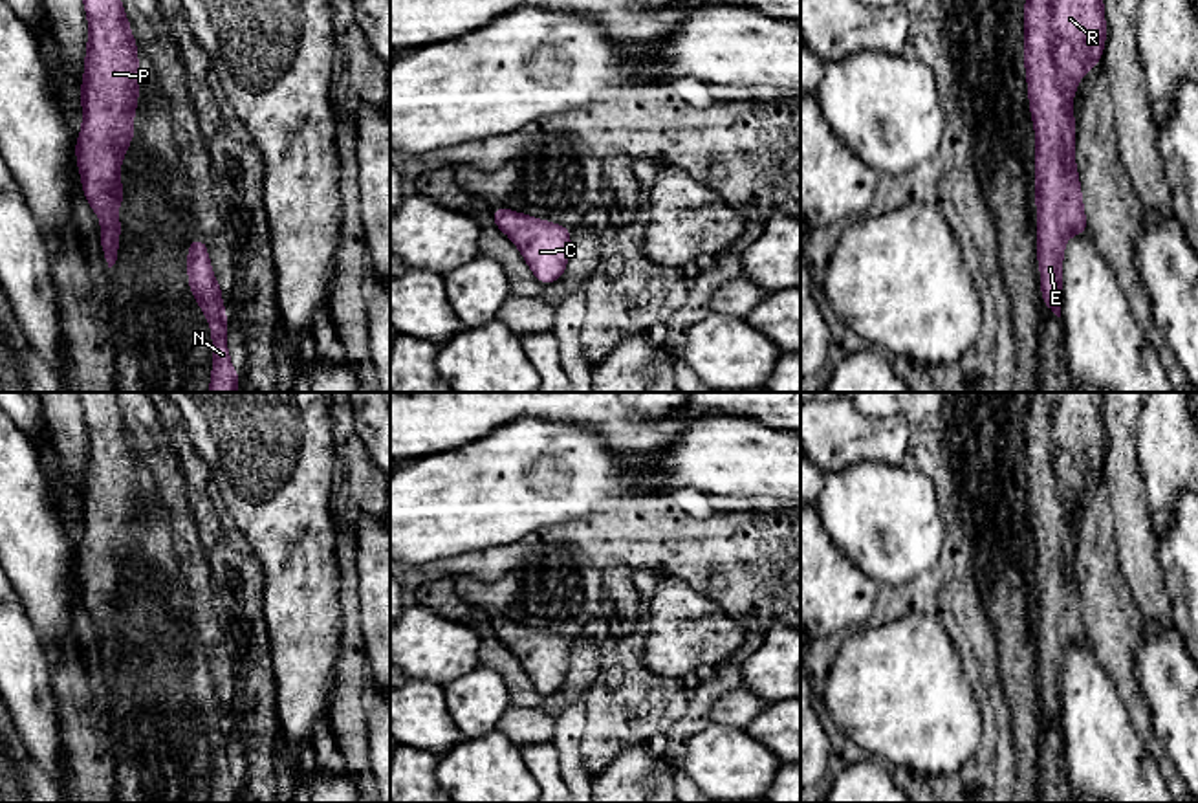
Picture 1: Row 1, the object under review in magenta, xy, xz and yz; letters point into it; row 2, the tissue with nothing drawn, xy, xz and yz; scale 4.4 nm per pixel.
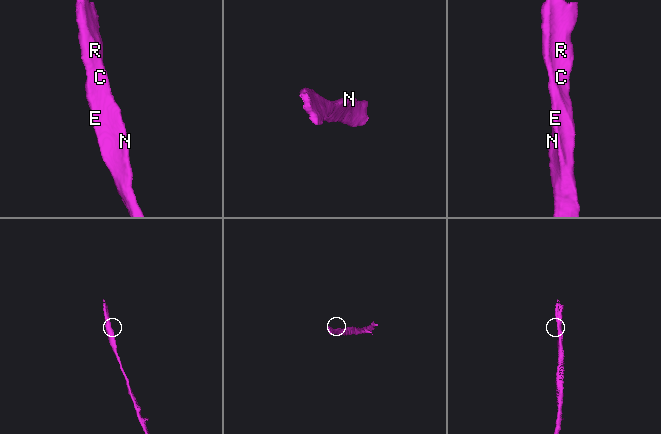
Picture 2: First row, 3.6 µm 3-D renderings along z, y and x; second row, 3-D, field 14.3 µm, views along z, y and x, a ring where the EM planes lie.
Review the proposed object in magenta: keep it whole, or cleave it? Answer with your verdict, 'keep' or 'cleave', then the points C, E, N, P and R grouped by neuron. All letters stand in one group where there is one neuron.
keep; groups C E N P R

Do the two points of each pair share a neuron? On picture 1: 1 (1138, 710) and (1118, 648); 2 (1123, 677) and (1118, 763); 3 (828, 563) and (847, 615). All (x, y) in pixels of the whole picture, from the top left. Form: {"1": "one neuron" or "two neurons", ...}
{"1": "one neuron", "2": "two neurons", "3": "one neuron"}

